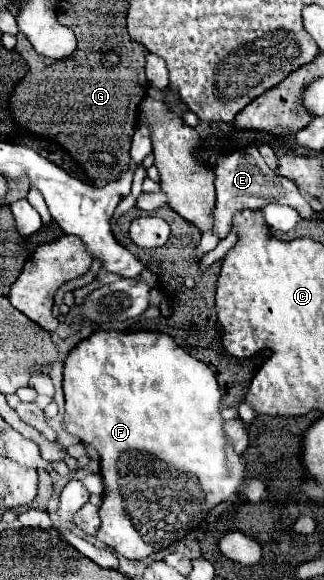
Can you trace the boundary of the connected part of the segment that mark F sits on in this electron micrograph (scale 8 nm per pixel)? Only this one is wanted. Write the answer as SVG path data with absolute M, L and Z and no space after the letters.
M96 332L90 338L82 340L66 358L64 364L64 396L66 396L66 414L64 414L64 430L70 432L72 436L78 436L82 442L90 442L96 446L100 454L100 472L104 480L104 500L100 506L100 518L102 526L100 532L96 532L96 538L116 550L120 556L128 560L144 560L150 554L168 548L170 544L186 538L188 532L192 532L208 514L214 506L220 502L226 502L230 496L238 494L240 484L246 478L246 460L234 452L234 446L228 442L228 436L224 432L224 418L222 418L222 392L216 382L214 372L194 356L186 354L168 334L160 332Z

